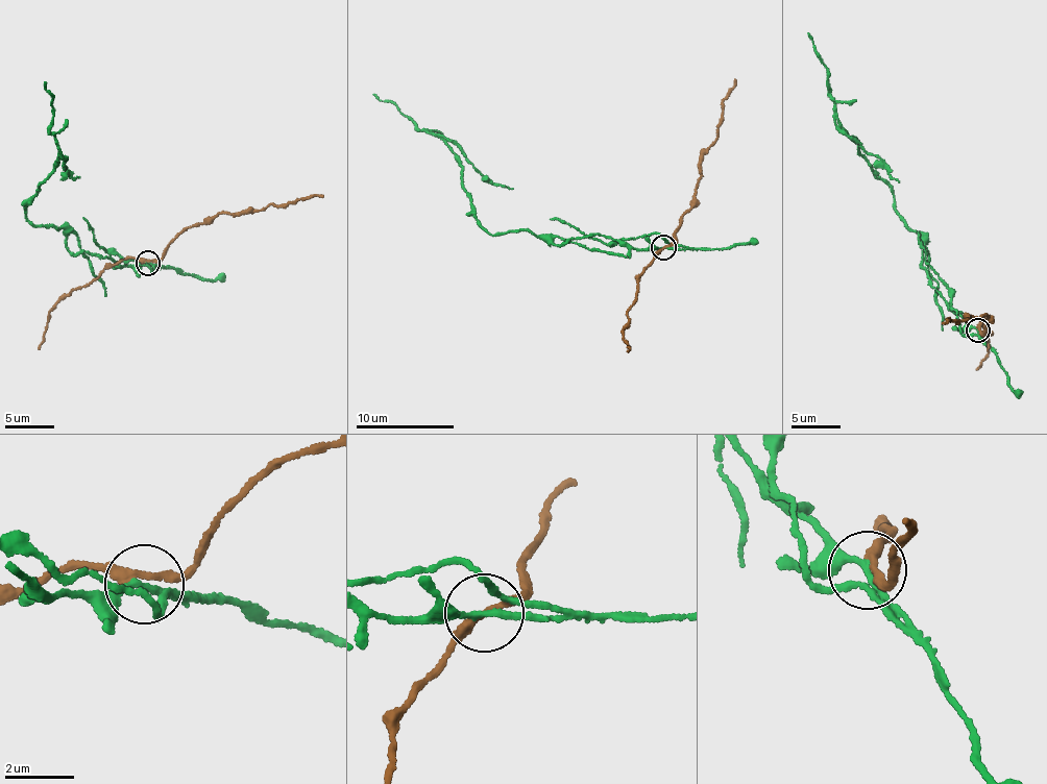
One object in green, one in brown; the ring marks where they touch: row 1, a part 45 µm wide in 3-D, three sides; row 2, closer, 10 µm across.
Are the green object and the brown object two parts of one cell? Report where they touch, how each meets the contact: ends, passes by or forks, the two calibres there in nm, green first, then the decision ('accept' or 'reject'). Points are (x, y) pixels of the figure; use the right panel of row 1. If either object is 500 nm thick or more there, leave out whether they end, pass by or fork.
at (977, 331); green passes by; brown passes by; 180 nm thick on the green side, 240 nm on the other; reject

